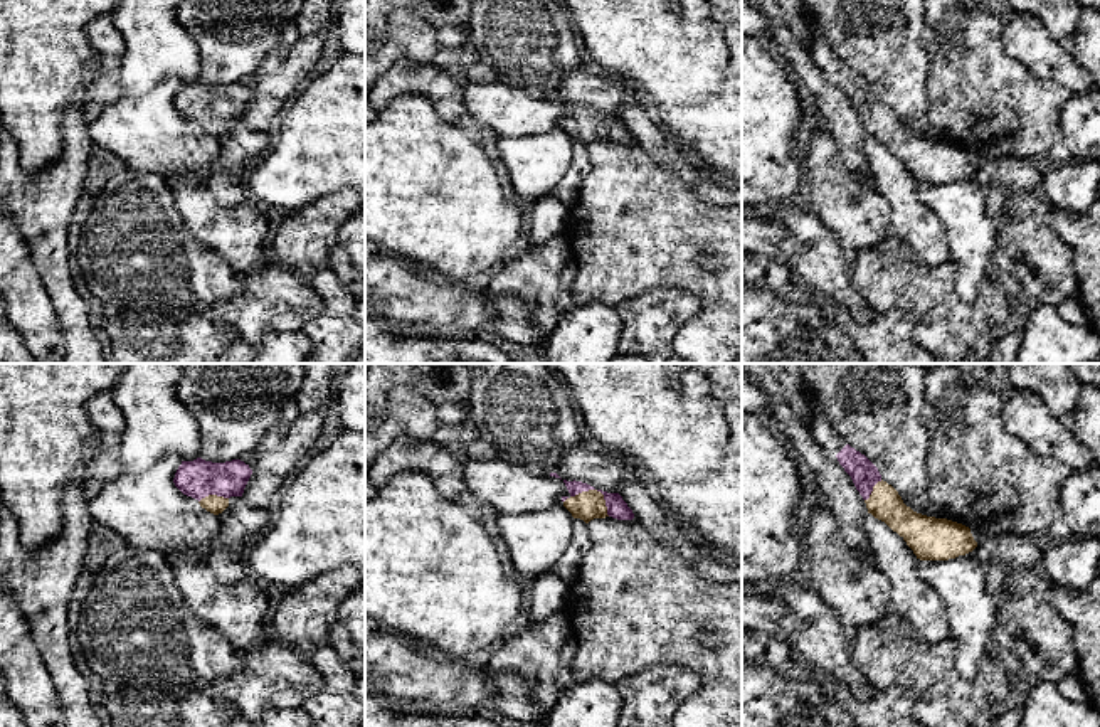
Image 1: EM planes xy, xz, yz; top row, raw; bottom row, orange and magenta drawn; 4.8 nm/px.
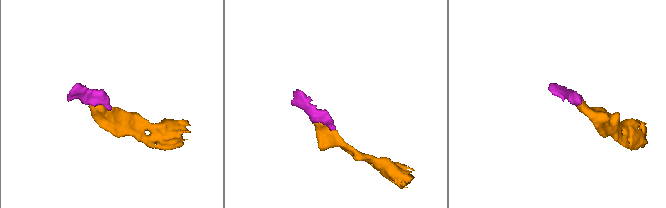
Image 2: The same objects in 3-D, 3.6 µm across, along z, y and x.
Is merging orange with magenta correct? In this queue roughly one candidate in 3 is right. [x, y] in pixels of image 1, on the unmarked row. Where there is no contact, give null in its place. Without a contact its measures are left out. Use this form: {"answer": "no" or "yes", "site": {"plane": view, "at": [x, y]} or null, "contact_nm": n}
{"answer": "yes", "site": {"plane": "xz", "at": [596, 113]}, "contact_nm": 220}

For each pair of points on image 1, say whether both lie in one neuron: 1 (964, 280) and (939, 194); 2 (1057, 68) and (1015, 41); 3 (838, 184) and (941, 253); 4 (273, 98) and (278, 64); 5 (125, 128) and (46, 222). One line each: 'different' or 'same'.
1: same
2: same
3: different
4: same
5: different

